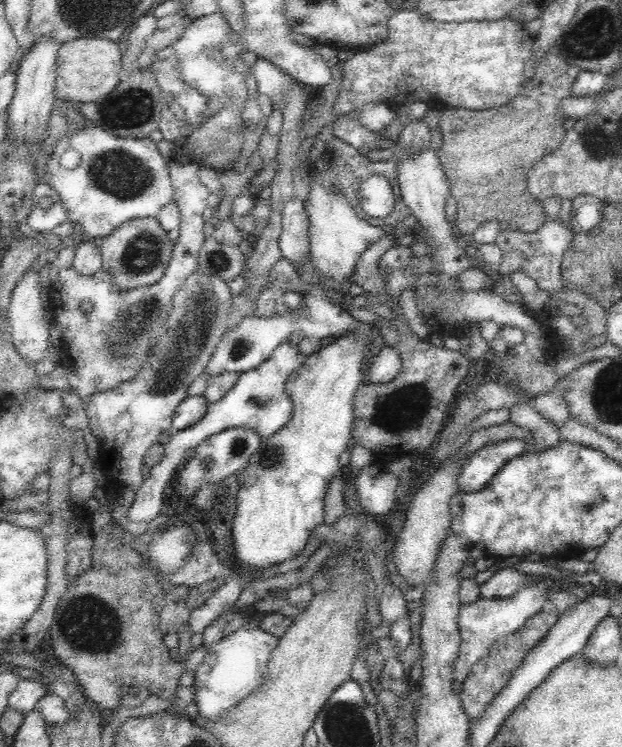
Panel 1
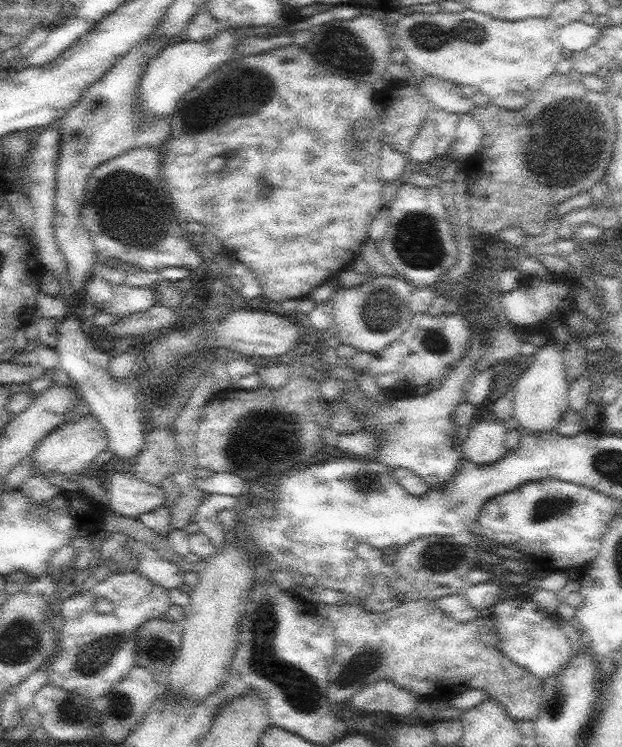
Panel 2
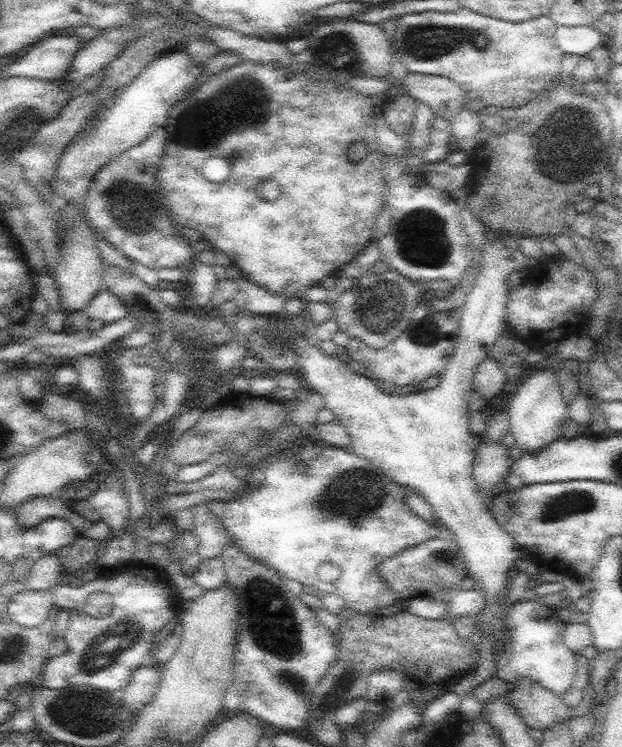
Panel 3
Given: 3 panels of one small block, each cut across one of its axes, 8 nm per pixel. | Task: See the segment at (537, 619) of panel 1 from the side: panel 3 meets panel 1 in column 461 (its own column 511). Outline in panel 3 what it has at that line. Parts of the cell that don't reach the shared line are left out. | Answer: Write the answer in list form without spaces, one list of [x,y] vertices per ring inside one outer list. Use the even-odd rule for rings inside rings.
[[[532,678],[514,680],[514,689],[504,695],[514,703],[522,720],[534,730],[544,731],[546,726],[576,714],[575,709],[564,702],[562,694],[554,694]]]

